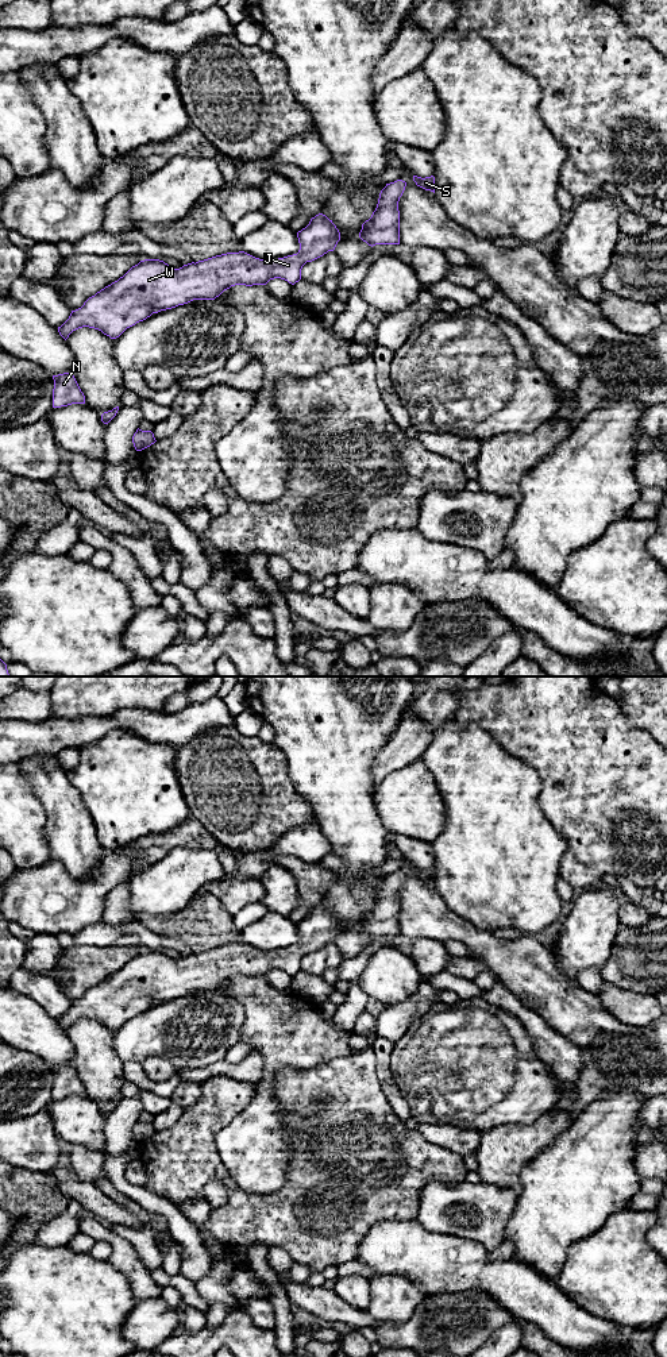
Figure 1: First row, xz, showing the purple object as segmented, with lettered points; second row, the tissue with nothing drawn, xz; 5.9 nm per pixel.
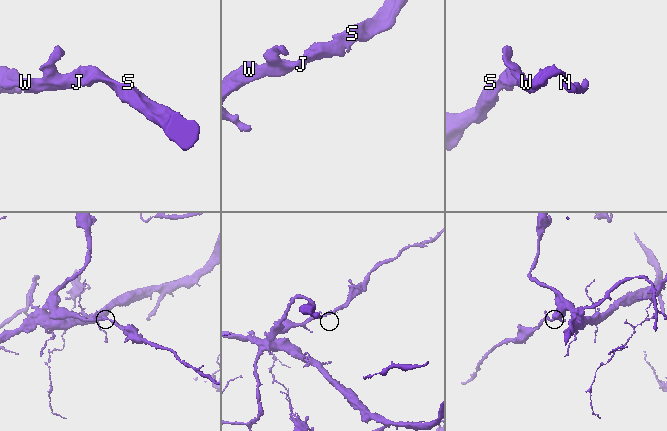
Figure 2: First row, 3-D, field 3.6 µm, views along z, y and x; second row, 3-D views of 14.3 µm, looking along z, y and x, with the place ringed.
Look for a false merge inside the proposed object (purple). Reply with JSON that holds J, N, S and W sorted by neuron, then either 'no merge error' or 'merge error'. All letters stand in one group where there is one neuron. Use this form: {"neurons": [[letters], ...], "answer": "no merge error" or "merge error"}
{"neurons": [["J", "N", "S", "W"]], "answer": "no merge error"}

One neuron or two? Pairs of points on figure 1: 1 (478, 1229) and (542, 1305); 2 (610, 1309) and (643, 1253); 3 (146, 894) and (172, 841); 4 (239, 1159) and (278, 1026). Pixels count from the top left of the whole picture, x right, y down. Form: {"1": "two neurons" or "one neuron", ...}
{"1": "two neurons", "2": "one neuron", "3": "two neurons", "4": "one neuron"}

